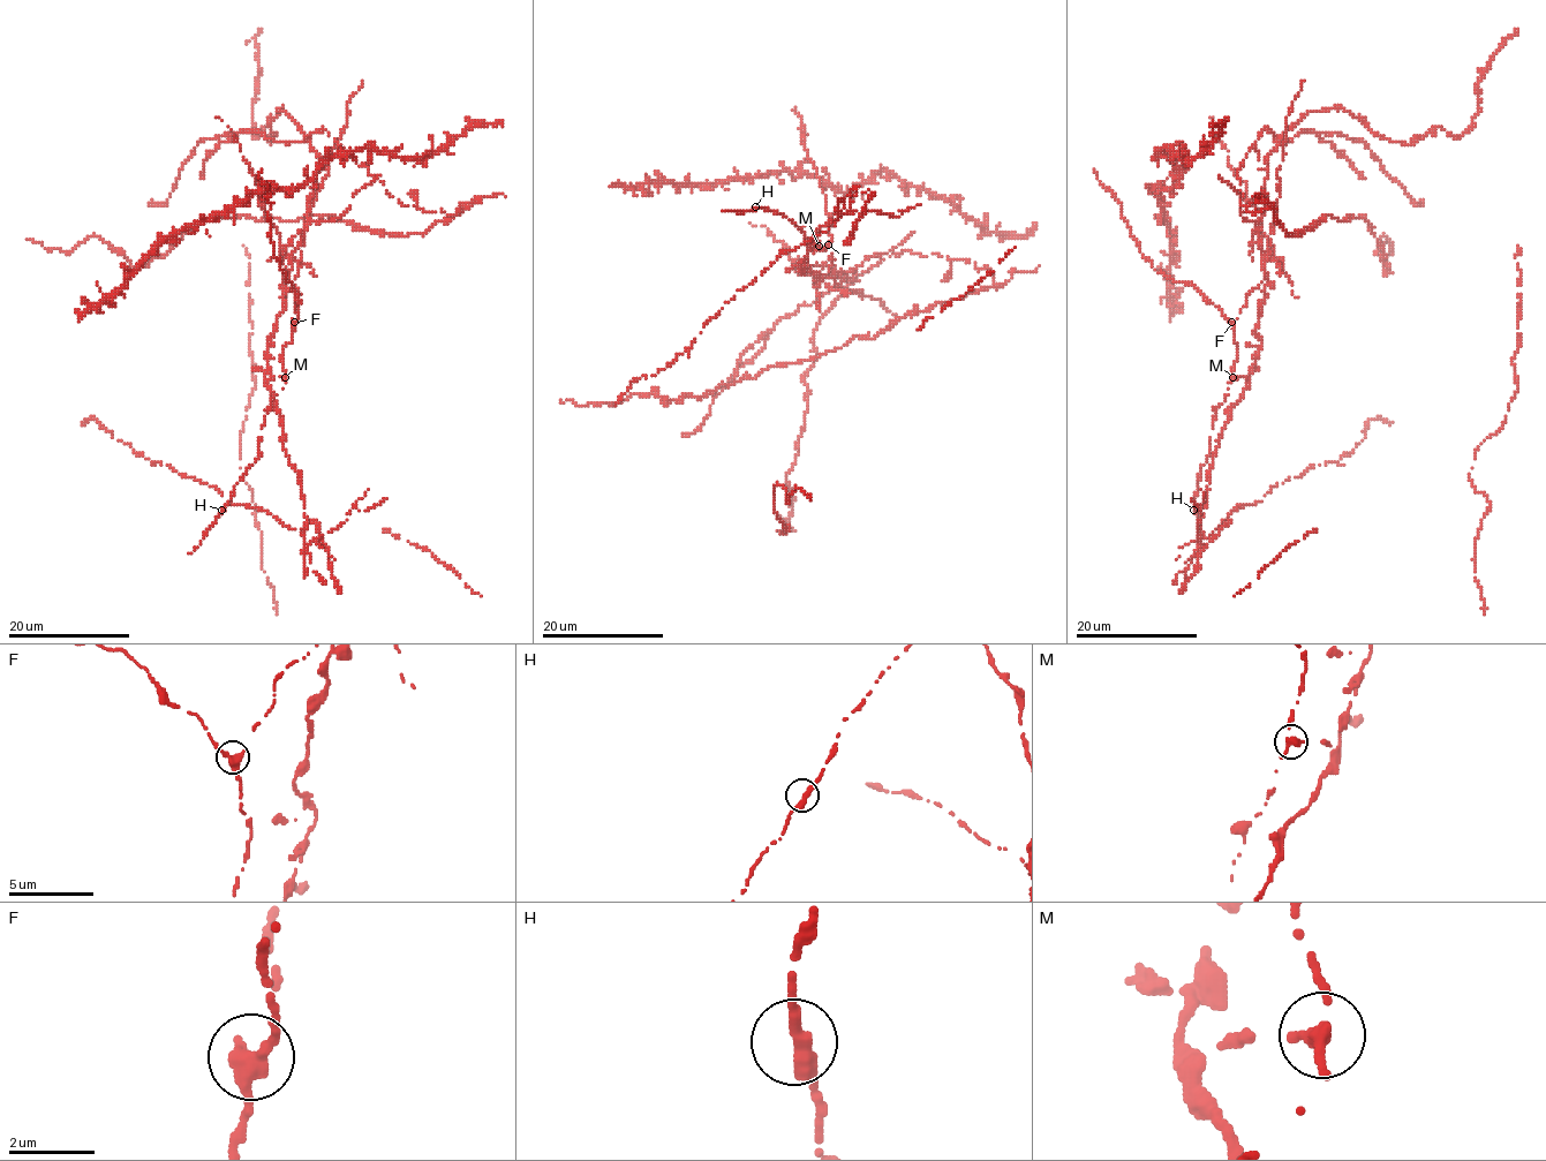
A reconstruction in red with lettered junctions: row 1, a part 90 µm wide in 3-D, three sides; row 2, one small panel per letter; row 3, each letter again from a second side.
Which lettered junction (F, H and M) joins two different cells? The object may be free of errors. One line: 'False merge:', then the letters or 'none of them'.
False merge: M

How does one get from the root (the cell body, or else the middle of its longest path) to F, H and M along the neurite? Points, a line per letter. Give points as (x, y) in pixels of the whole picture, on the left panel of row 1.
F: (300, 244), (291, 255), (284, 310), (266, 342), (269, 381), (285, 376), (280, 356), (291, 340), (294, 322)
H: (300, 244), (266, 342), (265, 377), (285, 383), (266, 408), (261, 455), (221, 510)
M: (300, 244), (291, 255), (284, 310), (266, 342), (265, 377), (269, 381), (285, 377)

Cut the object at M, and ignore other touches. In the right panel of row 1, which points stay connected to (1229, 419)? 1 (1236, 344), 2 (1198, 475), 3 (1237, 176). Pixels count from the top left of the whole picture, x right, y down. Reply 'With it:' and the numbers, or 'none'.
With it: 3

